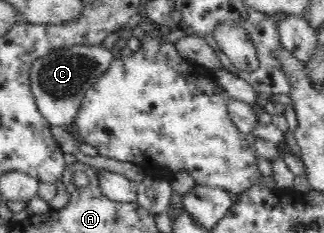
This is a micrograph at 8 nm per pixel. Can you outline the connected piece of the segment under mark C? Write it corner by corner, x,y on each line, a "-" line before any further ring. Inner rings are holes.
72,45
56,48
48,53
47,57
36,58
31,65
29,79
35,103
45,121
51,126
74,123
84,95
104,73
107,73
112,61
114,58
111,51
103,45

